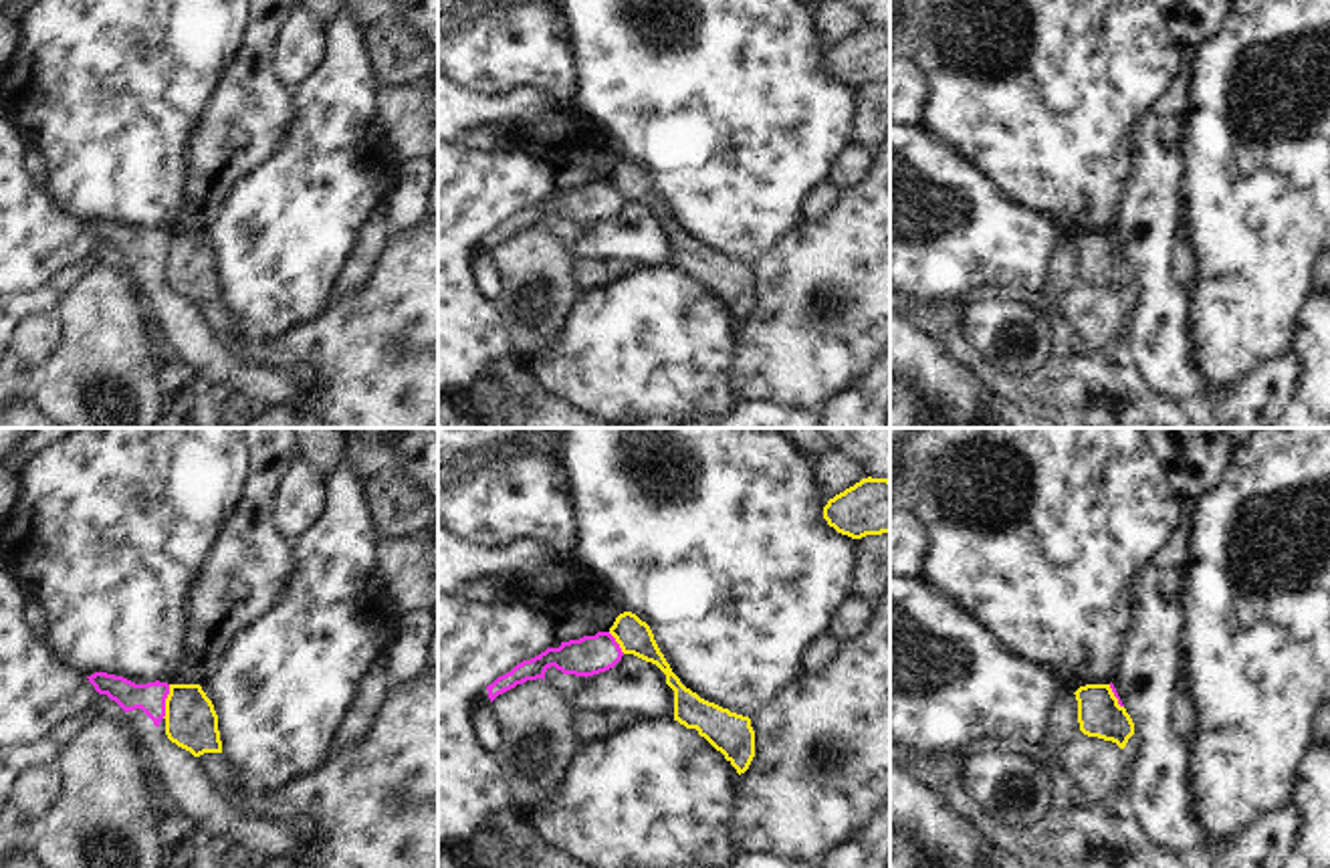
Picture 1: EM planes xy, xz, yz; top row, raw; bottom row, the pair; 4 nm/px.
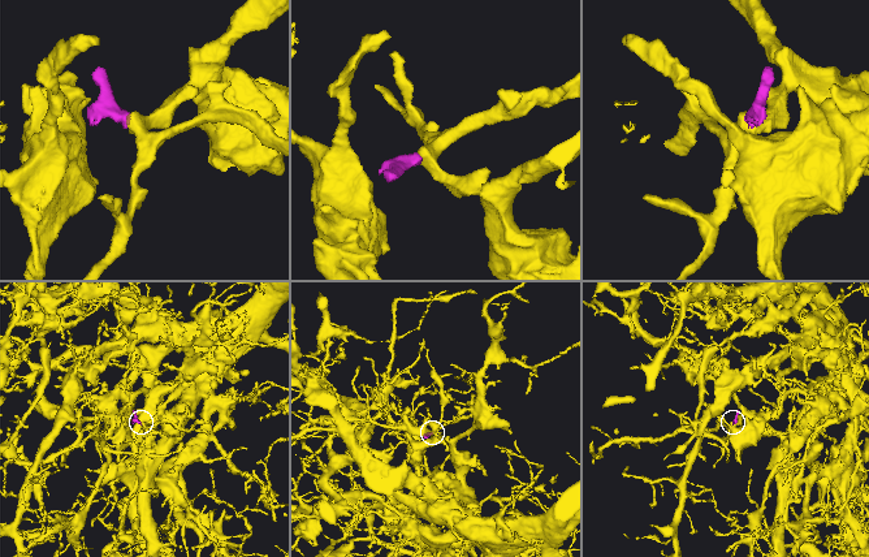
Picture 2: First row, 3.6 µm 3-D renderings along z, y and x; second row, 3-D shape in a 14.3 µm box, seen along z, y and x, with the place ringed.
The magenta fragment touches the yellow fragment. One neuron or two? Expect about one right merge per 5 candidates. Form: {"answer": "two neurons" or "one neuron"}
{"answer": "two neurons"}

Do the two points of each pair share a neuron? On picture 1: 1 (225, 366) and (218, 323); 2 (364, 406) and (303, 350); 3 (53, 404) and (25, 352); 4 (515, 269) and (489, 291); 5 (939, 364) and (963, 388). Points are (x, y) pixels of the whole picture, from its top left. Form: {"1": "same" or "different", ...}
{"1": "different", "2": "same", "3": "different", "4": "different", "5": "same"}

